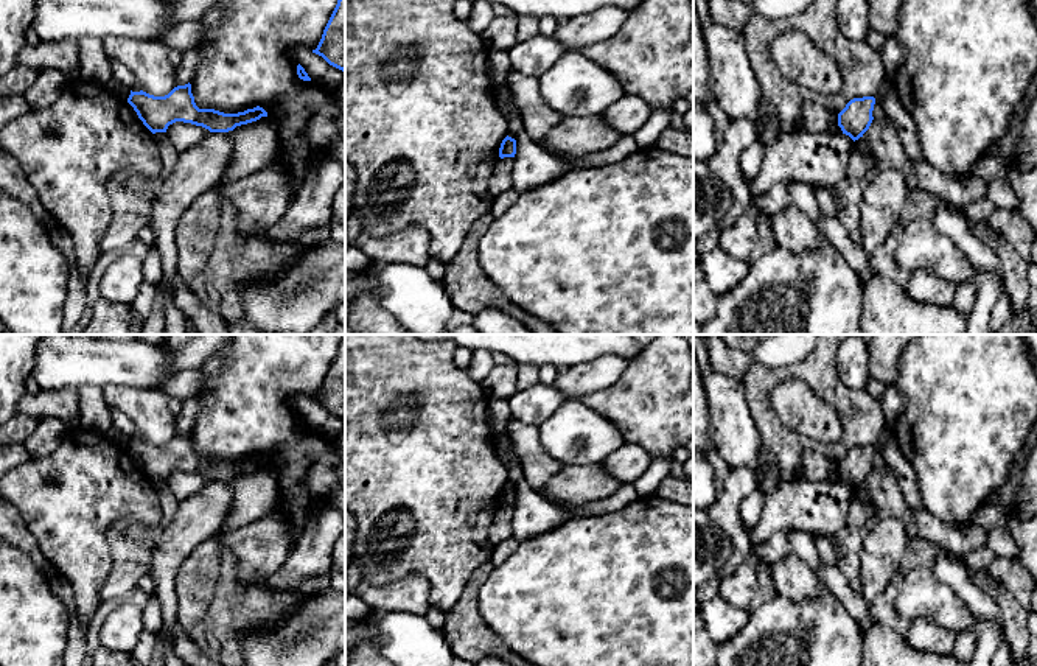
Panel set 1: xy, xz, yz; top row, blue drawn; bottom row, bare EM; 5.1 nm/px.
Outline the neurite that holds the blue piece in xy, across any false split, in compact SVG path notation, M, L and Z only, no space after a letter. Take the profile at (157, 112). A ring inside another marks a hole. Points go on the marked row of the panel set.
M190 82L174 87L165 96L154 96L143 90L131 90L127 103L134 107L138 118L152 134L166 132L168 126L176 121L202 126L210 132L229 132L236 126L267 117L267 112L260 106L238 114L199 109L194 103Z

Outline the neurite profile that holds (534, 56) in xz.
M536 34L529 40L516 40L507 51L513 72L539 78L563 53L553 36Z

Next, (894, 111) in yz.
M886 78L883 79L877 98L885 110L885 115L894 121L897 135L903 145L908 159L922 160L920 145L917 142L916 124L911 115L899 103L896 93L889 87Z

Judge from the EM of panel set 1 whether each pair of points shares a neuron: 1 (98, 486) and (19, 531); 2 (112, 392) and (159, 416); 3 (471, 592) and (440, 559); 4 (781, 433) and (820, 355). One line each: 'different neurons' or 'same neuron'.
1: different neurons
2: same neuron
3: different neurons
4: same neuron

